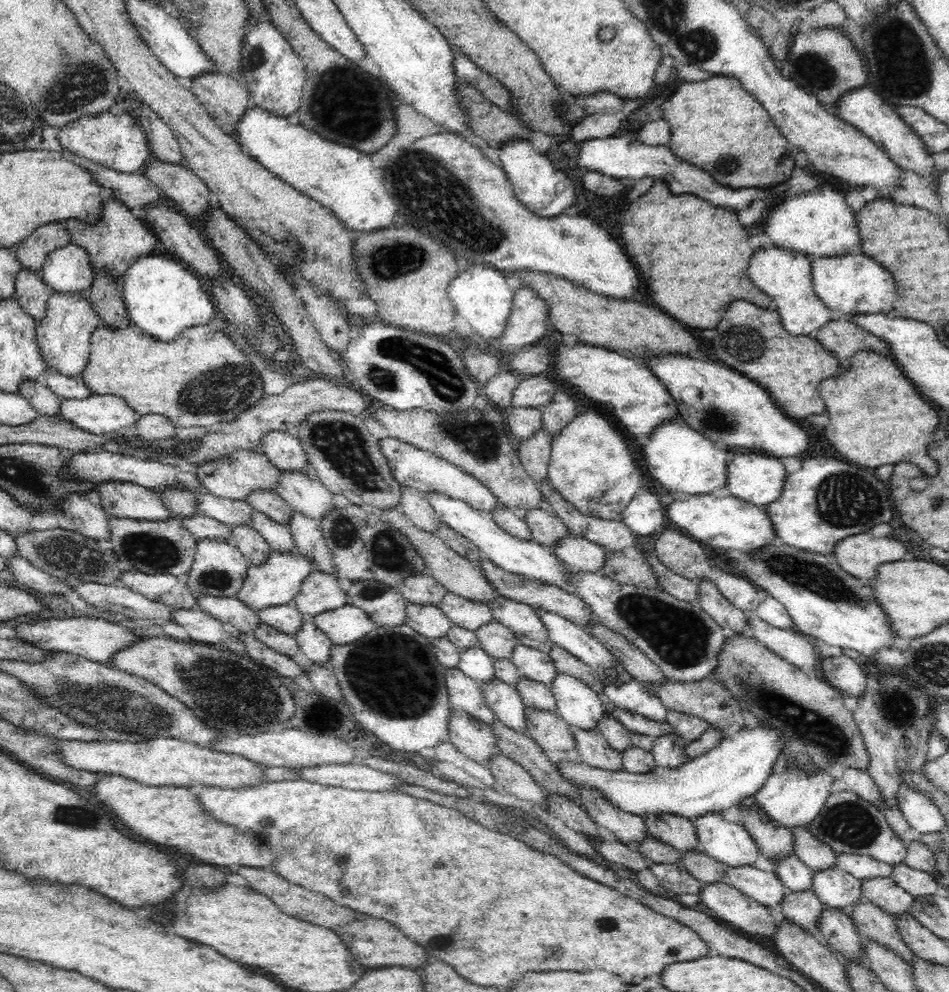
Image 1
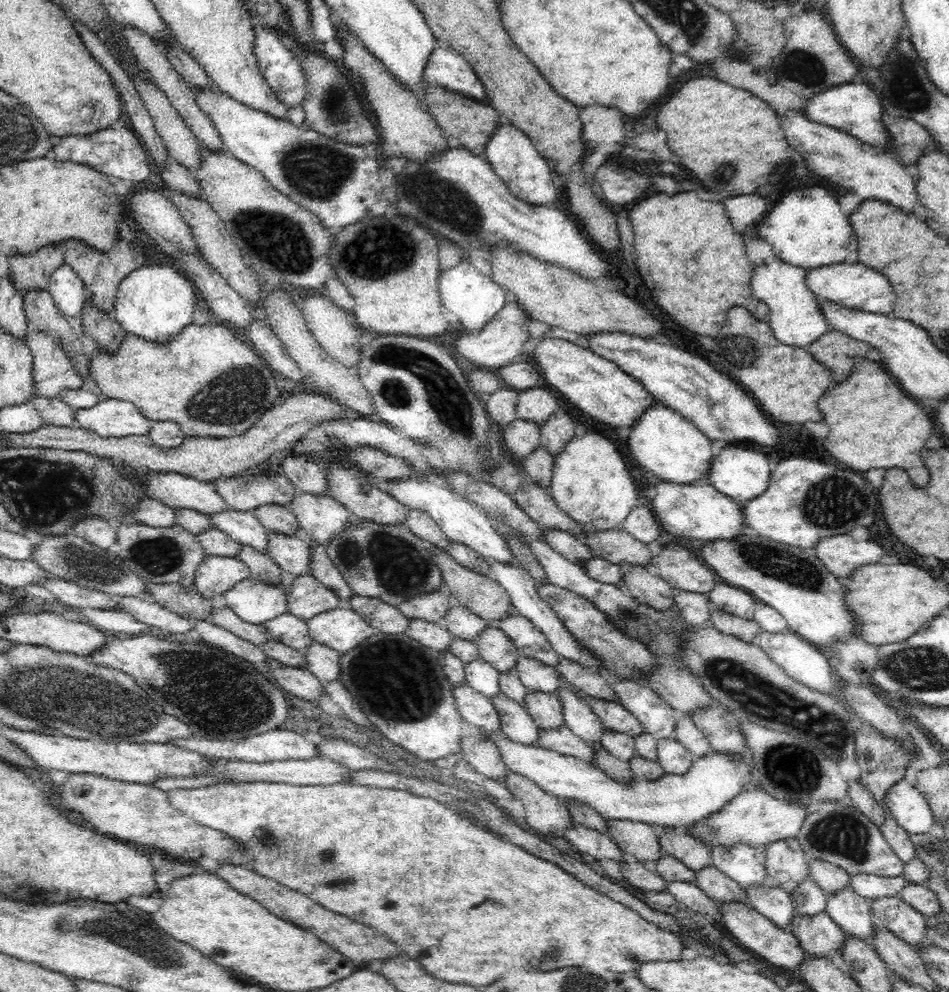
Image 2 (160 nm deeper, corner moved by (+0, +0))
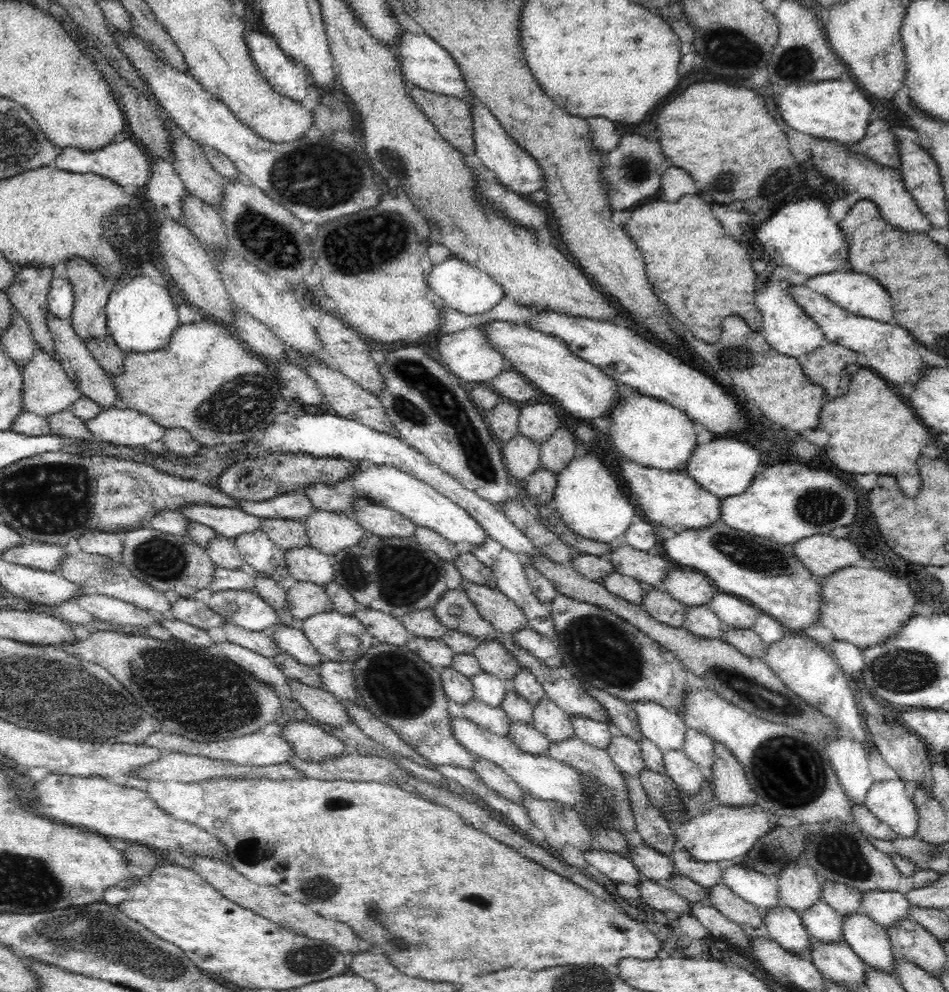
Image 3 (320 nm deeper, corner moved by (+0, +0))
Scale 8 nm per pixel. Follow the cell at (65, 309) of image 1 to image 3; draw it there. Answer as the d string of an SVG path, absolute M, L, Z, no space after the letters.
M36 348L32 360L22 367L23 388L22 404L23 410L47 418L50 414L68 410L82 395L75 382L72 382L65 373L61 361L56 356L46 354L43 350Z

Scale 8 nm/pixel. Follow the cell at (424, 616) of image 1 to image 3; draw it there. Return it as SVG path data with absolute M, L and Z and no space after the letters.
M410 636L406 646L437 670L448 668L453 662L454 653L444 644L442 638Z

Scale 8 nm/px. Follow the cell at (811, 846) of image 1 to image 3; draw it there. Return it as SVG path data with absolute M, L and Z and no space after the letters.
M824 880L821 900L831 906L842 917L846 914L856 914L861 910L862 893L845 884Z

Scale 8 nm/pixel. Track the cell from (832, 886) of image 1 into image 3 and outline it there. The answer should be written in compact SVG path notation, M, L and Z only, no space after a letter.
M861 911L856 914L846 914L841 918L844 941L852 947L864 964L896 976L895 956L886 929Z

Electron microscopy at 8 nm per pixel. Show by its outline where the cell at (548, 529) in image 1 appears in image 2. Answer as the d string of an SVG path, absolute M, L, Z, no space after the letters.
M544 531L546 542L555 552L564 556L570 563L583 566L593 556L593 551L578 537L564 531Z

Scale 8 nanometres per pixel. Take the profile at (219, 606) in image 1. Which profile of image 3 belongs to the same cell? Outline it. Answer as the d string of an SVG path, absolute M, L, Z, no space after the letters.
M225 622L223 630L228 641L247 647L248 650L266 658L272 659L280 651L274 639L268 637L264 631L244 630L231 622Z

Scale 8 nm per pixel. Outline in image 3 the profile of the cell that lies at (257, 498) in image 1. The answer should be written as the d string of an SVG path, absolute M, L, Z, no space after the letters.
M262 518L261 529L285 554L294 548L310 547L306 525L285 518Z

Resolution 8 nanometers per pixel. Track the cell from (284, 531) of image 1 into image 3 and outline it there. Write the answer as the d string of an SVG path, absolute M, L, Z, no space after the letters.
M312 546L288 550L285 558L288 571L295 581L326 587L335 580L333 556L320 553Z

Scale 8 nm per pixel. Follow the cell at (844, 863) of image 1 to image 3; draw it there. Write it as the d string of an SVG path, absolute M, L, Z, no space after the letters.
M890 890L862 892L860 904L861 913L869 916L884 929L890 928L900 918L908 918L908 912L910 912L910 905L905 894Z

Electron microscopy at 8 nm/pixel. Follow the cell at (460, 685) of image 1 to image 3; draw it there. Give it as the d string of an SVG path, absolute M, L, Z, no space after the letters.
M472 698L472 700L464 704L462 708L463 717L470 719L470 721L477 724L479 728L484 728L494 734L500 734L502 736L508 735L510 719L501 706L492 708Z

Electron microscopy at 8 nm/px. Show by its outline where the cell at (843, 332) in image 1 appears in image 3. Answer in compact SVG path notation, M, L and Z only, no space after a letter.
M828 342L801 359L802 370L810 382L819 384L828 399L848 392L850 377L845 371L849 364L868 367L868 359L841 344Z

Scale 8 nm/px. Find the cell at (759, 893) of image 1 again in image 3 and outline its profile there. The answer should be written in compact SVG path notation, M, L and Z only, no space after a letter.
M787 906L764 910L764 924L769 936L784 950L797 952L805 961L810 957L811 936L802 922L802 917Z

